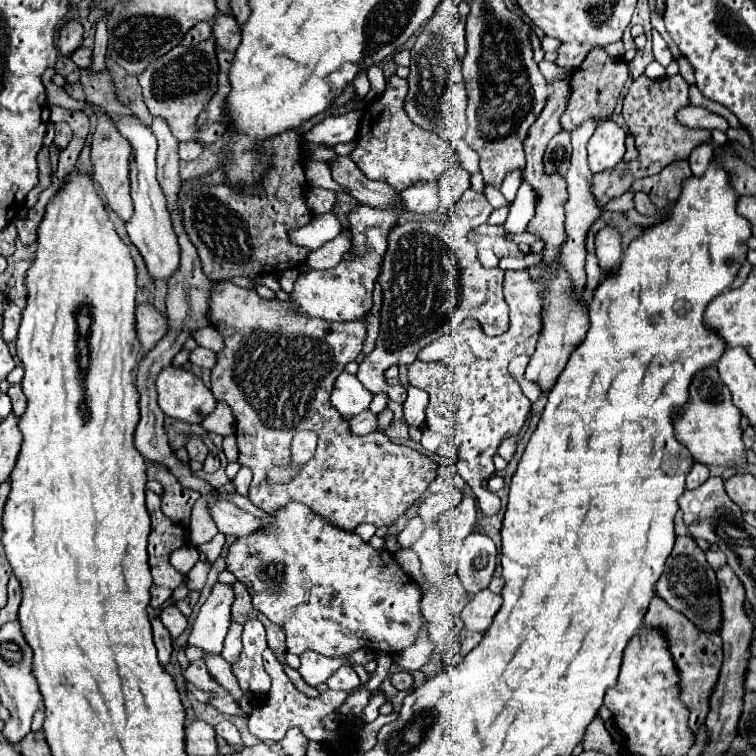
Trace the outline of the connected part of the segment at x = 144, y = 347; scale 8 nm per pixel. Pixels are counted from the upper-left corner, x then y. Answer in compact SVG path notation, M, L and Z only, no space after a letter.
M137 305L135 331L141 347L141 355L147 355L151 347L167 333L167 319L153 305Z

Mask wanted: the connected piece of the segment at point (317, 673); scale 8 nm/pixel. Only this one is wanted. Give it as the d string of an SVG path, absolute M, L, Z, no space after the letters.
M303 651L299 659L301 659L299 673L305 679L305 683L313 687L317 687L319 683L325 683L343 663L351 663L345 659L337 659L337 657L325 657L317 651Z

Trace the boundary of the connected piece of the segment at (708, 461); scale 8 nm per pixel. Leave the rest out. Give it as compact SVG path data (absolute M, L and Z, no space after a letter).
M713 367L695 375L689 387L689 401L675 425L675 439L691 451L695 461L703 465L735 467L739 471L747 465L747 449L741 441L741 411L733 405L731 393Z

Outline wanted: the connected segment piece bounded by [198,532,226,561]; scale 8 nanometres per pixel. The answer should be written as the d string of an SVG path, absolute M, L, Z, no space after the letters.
M219 532L211 541L198 546L198 549L209 561L215 561L221 555L221 549L225 545L225 540L225 535Z

